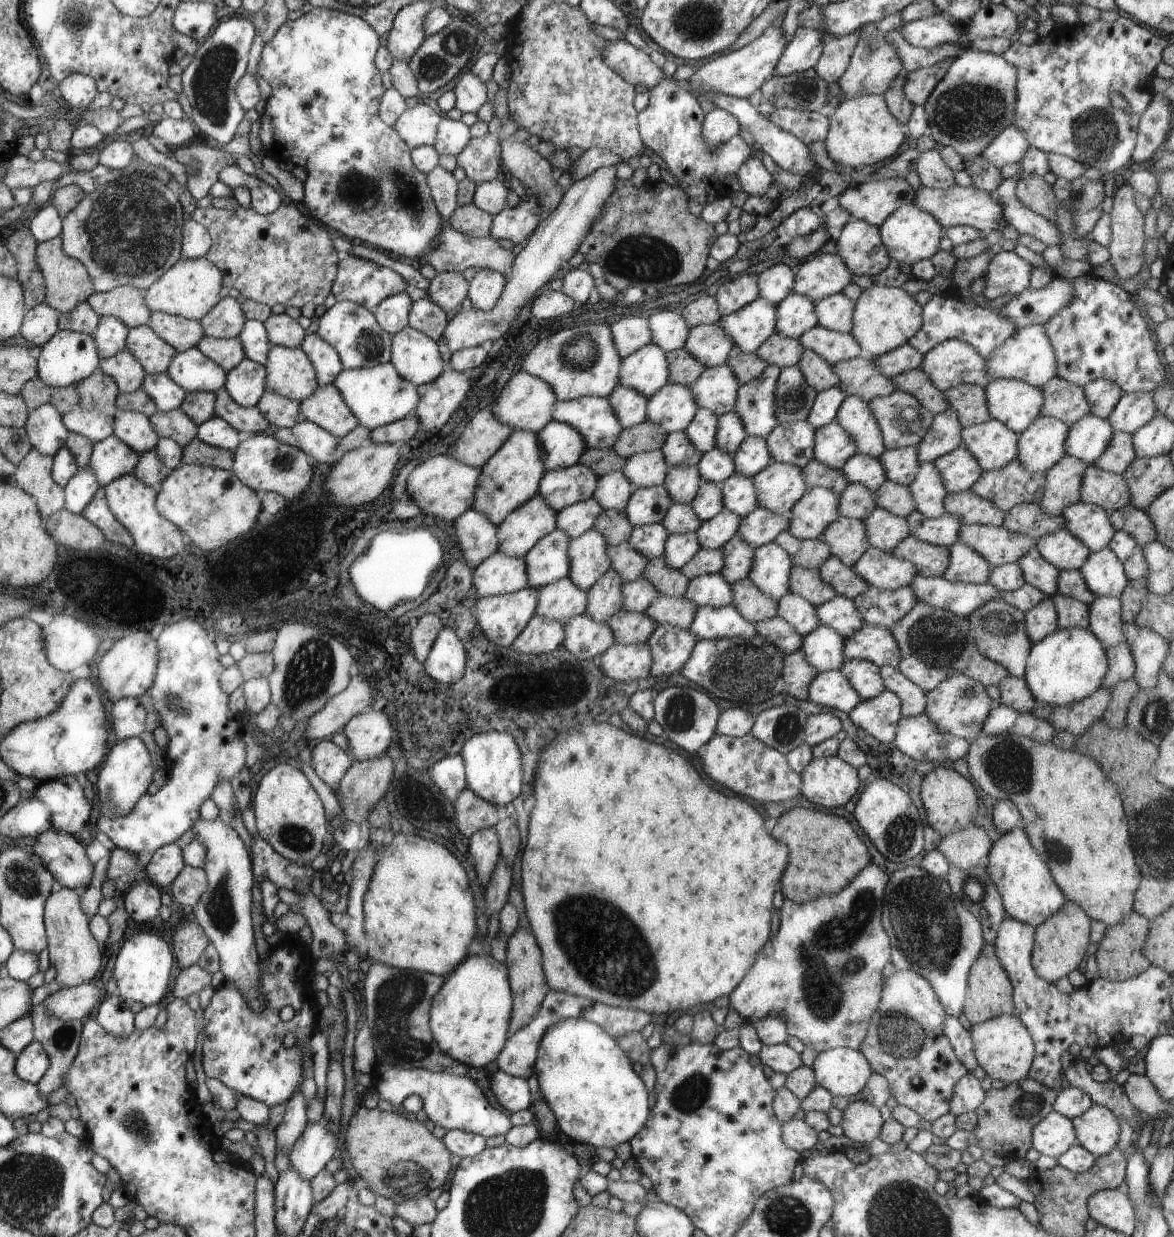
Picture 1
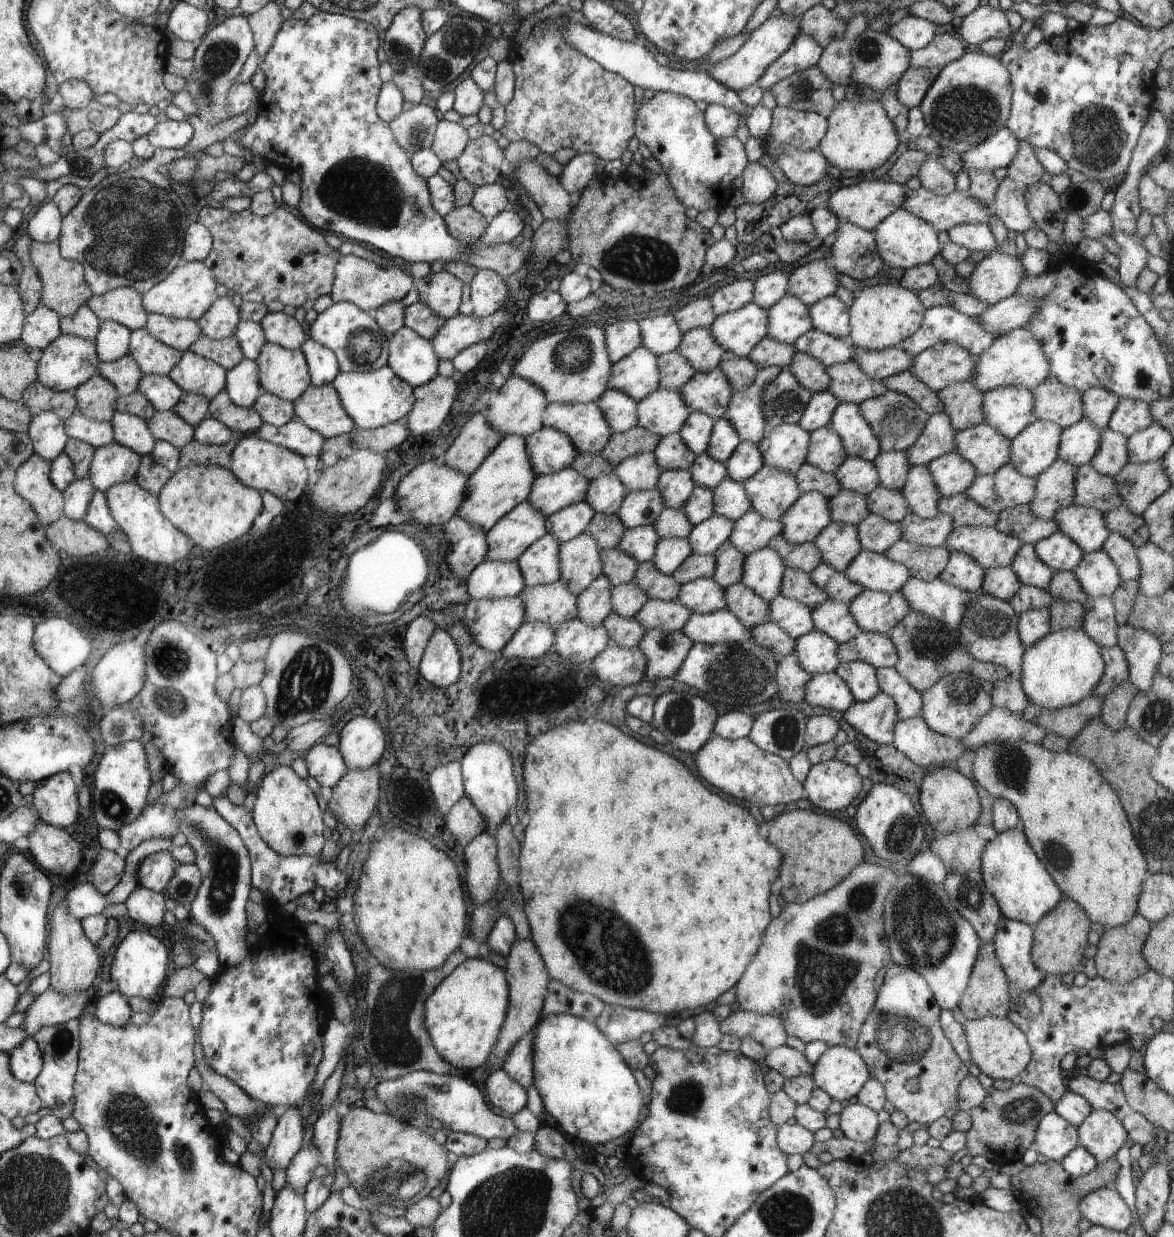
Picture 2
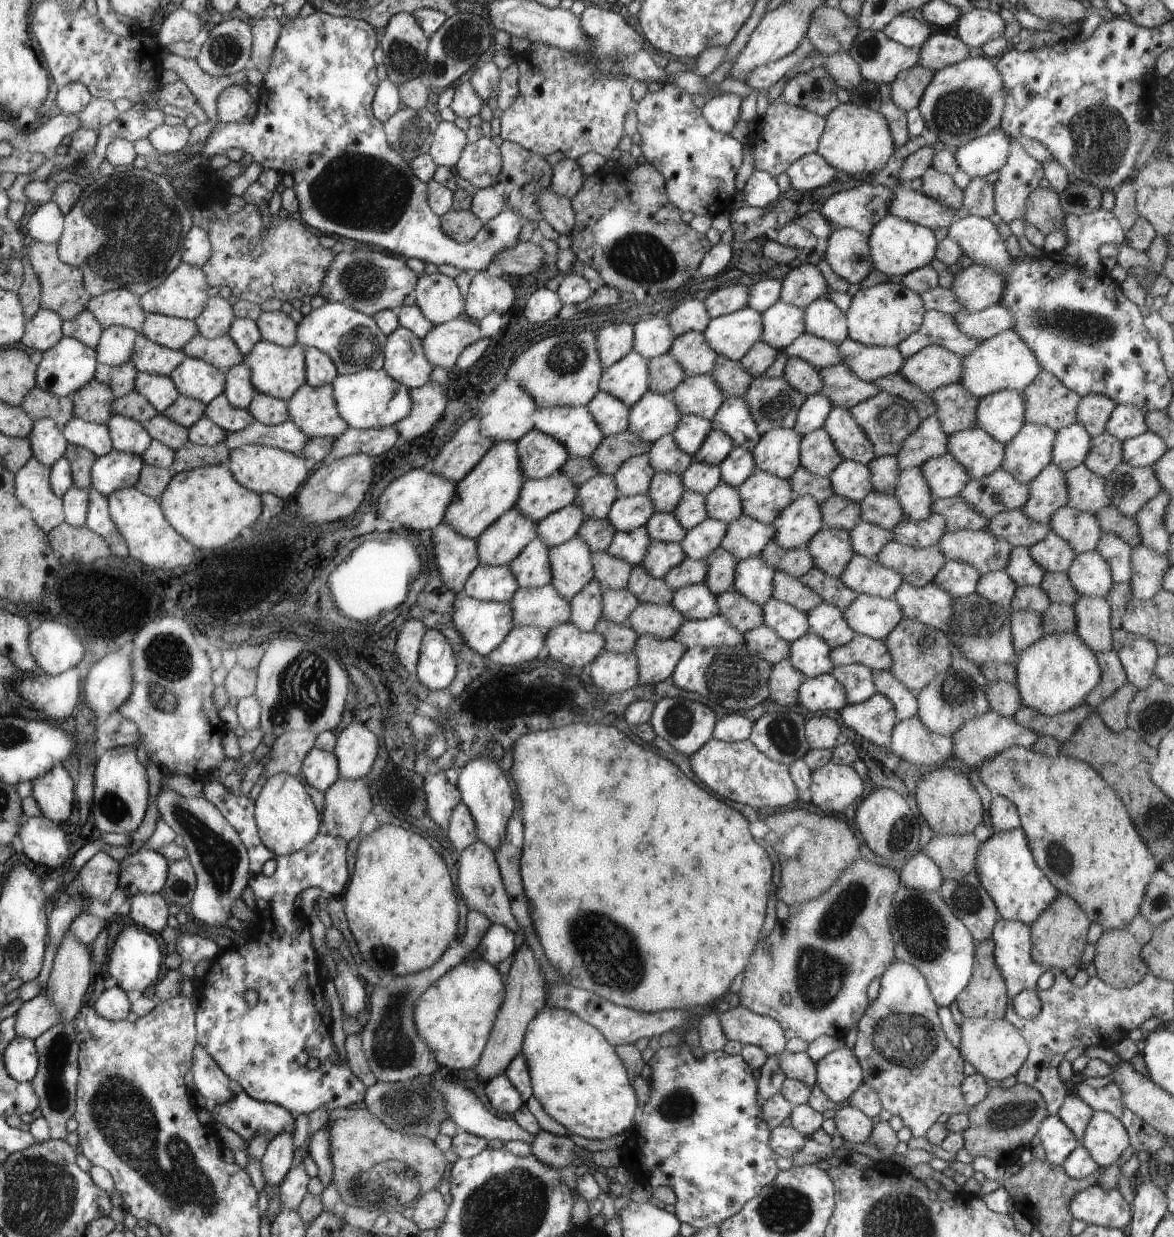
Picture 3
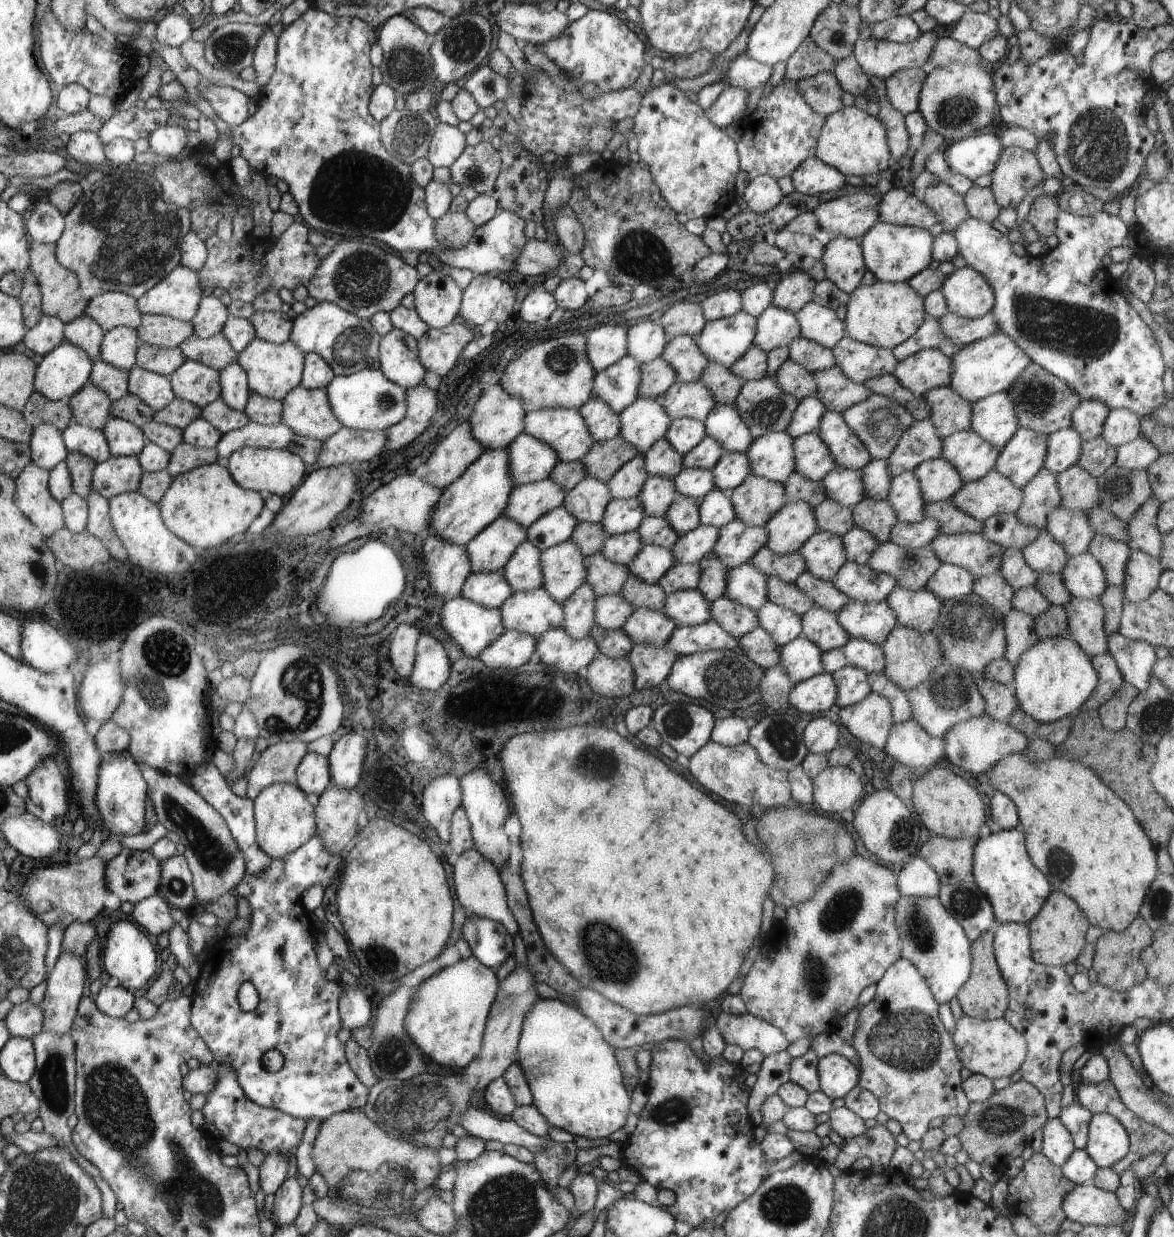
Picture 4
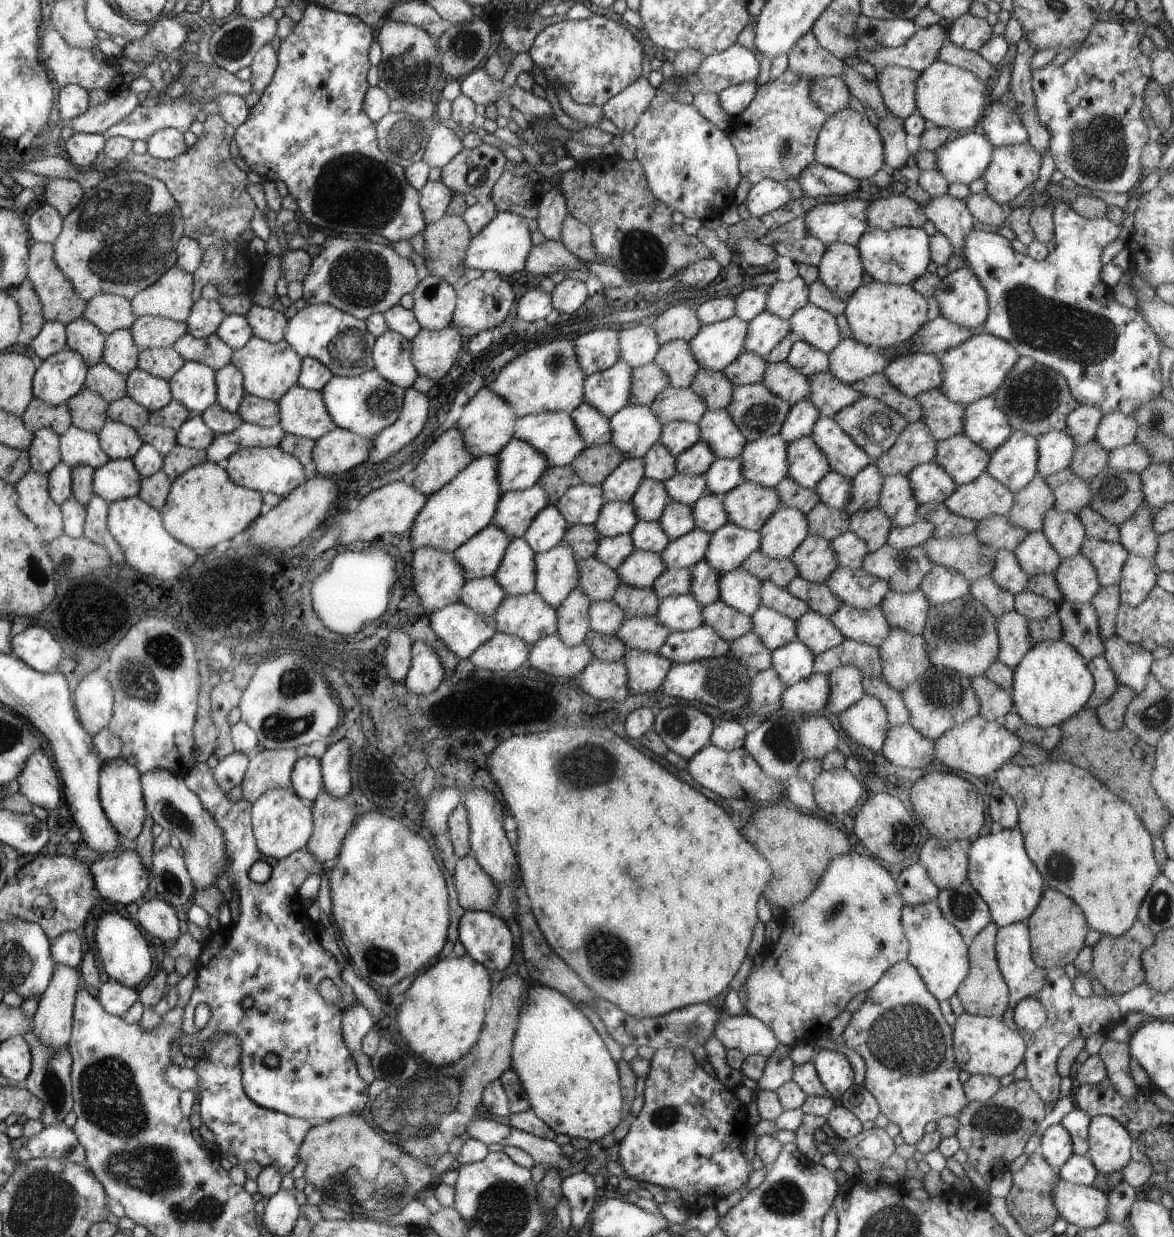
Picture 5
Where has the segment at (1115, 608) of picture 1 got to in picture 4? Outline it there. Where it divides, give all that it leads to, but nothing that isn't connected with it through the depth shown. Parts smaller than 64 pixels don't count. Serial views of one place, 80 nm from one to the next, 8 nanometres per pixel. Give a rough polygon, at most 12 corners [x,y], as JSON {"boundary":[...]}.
{"boundary":[[1098,599],[1064,606],[1070,639],[1089,656],[1108,652]]}

